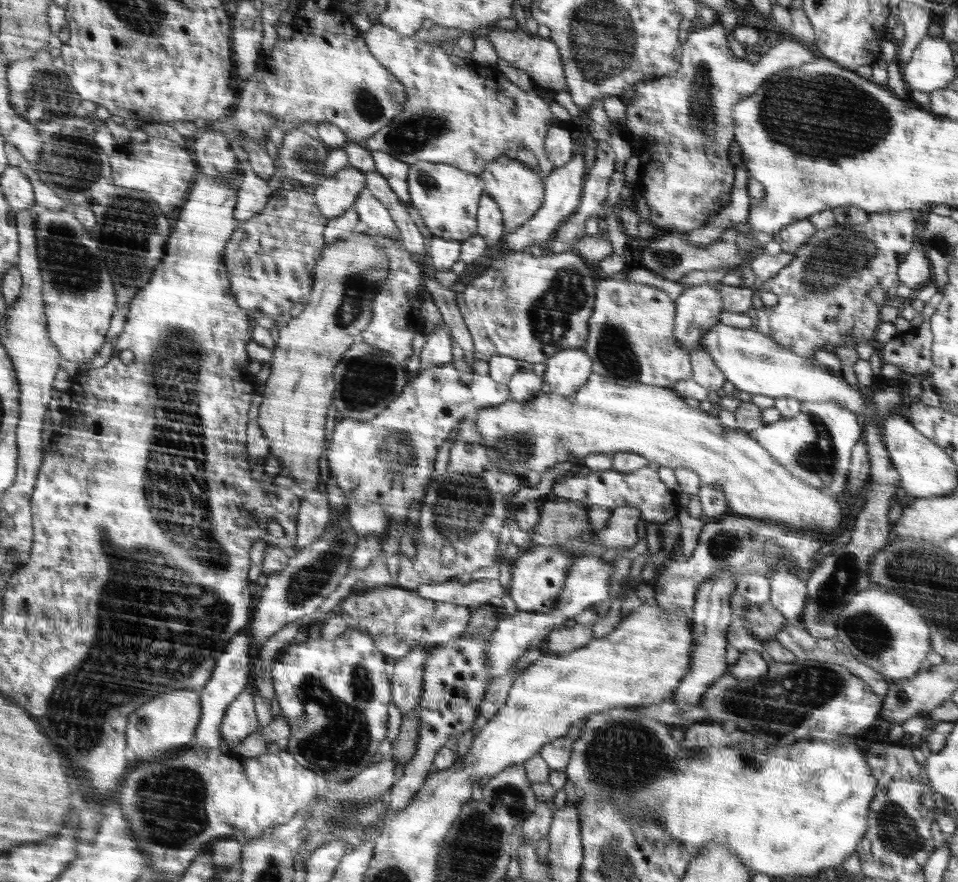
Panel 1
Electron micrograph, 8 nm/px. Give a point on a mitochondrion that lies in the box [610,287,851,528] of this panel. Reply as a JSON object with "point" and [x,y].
{"point":[820,456]}

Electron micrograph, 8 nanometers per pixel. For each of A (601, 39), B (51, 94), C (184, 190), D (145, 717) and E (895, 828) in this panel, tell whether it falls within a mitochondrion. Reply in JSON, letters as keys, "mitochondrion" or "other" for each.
{"A":"mitochondrion","B":"mitochondrion","C":"other","D":"mitochondrion","E":"mitochondrion"}

